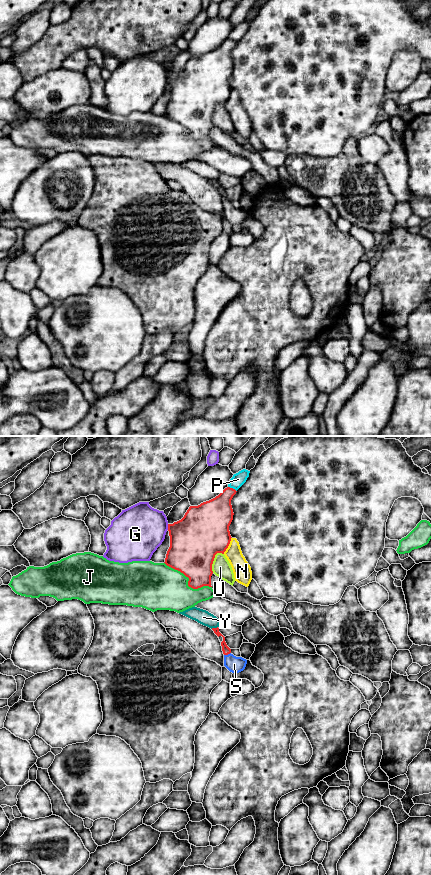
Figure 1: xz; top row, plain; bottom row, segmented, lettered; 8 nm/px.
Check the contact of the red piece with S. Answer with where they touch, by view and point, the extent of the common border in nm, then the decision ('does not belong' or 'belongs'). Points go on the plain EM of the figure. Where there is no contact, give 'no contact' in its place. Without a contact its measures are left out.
contact xz (227, 206); length 60 nm; belongs

